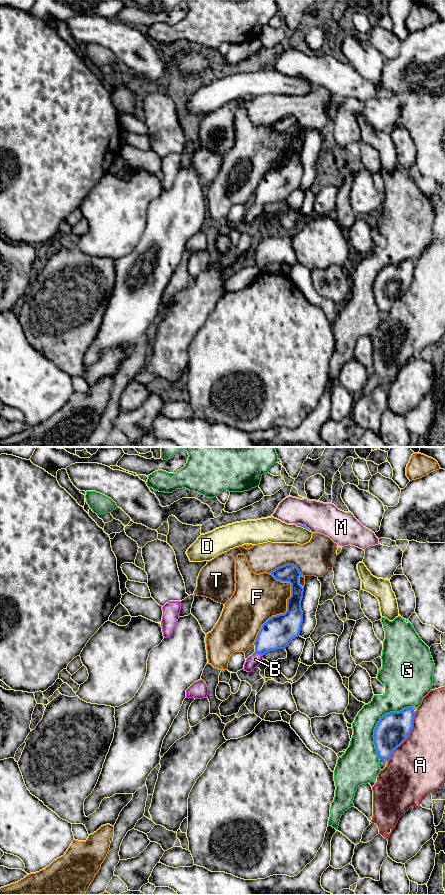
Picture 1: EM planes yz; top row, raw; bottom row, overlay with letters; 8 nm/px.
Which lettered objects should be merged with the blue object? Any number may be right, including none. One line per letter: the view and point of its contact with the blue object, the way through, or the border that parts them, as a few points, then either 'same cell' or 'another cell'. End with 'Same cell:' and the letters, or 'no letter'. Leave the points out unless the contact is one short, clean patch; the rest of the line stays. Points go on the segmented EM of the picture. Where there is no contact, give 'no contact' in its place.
A: yz (407, 737) | another cell
B: yz (259, 653) | across yz (277, 632), (259, 653), (255, 659) | same cell
D: yz (303, 527) | another cell
F: yz (287, 608) | another cell
G: yz (378, 722) | another cell
M: yz (303, 525) | another cell
T: yz (287, 564) | another cell
Same cell: B

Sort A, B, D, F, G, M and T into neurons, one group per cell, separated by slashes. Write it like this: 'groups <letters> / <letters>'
groups A / B / D / F / G / M / T

